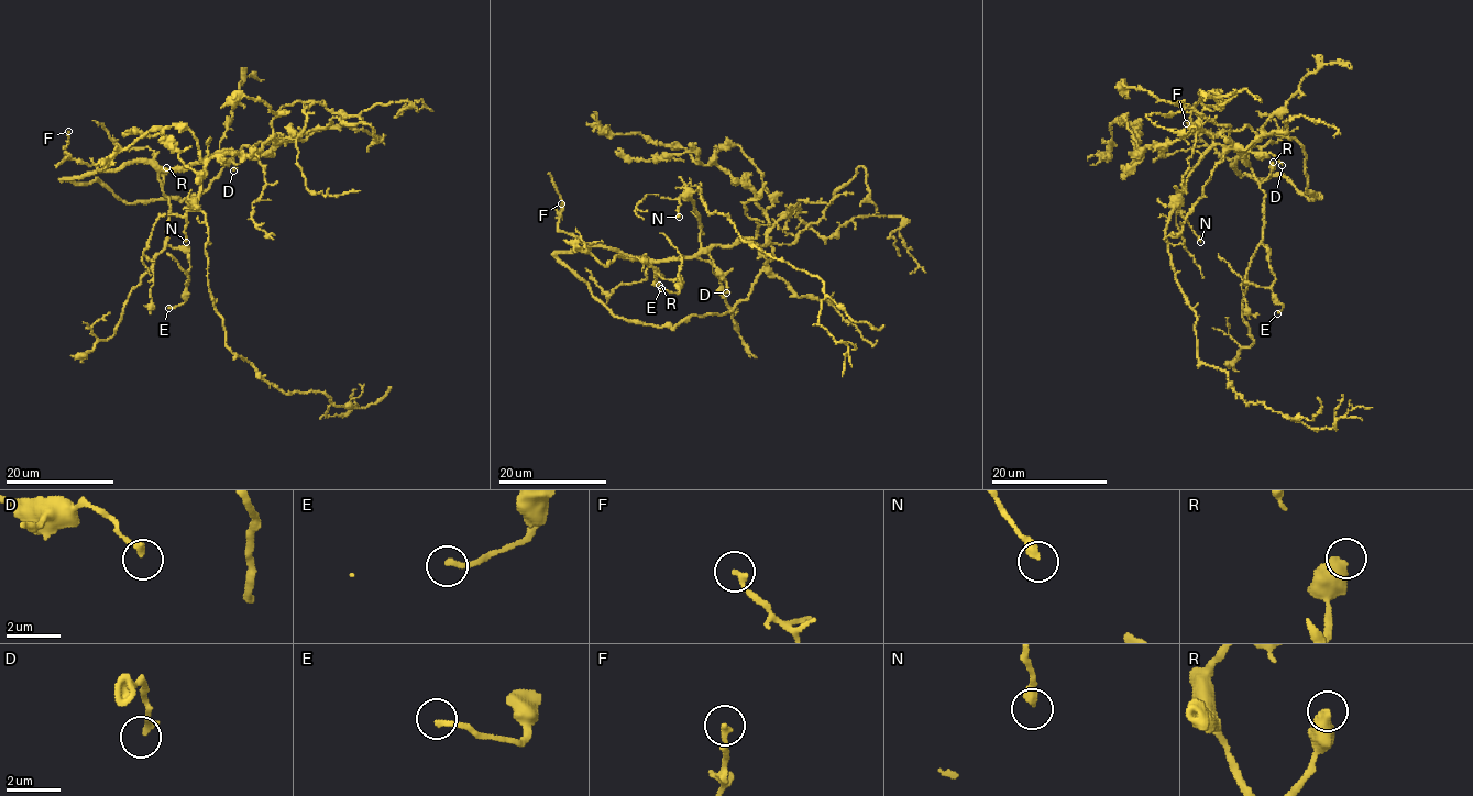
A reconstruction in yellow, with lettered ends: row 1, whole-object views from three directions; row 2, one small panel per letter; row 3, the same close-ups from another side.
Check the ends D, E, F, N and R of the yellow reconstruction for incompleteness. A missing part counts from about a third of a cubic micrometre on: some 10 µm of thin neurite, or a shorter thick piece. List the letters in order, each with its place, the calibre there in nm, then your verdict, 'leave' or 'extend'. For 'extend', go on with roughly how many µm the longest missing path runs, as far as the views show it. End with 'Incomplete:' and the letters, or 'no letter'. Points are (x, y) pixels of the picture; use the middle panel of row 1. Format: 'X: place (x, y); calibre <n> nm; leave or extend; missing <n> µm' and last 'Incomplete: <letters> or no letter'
D: place (726, 293); calibre 240 nm; leave
E: place (661, 288); calibre 200 nm; leave
F: place (561, 203); calibre 190 nm; leave
N: place (679, 217); calibre 320 nm; extend; missing 30 µm
R: place (659, 285); calibre 600 nm; leave
Incomplete: N

